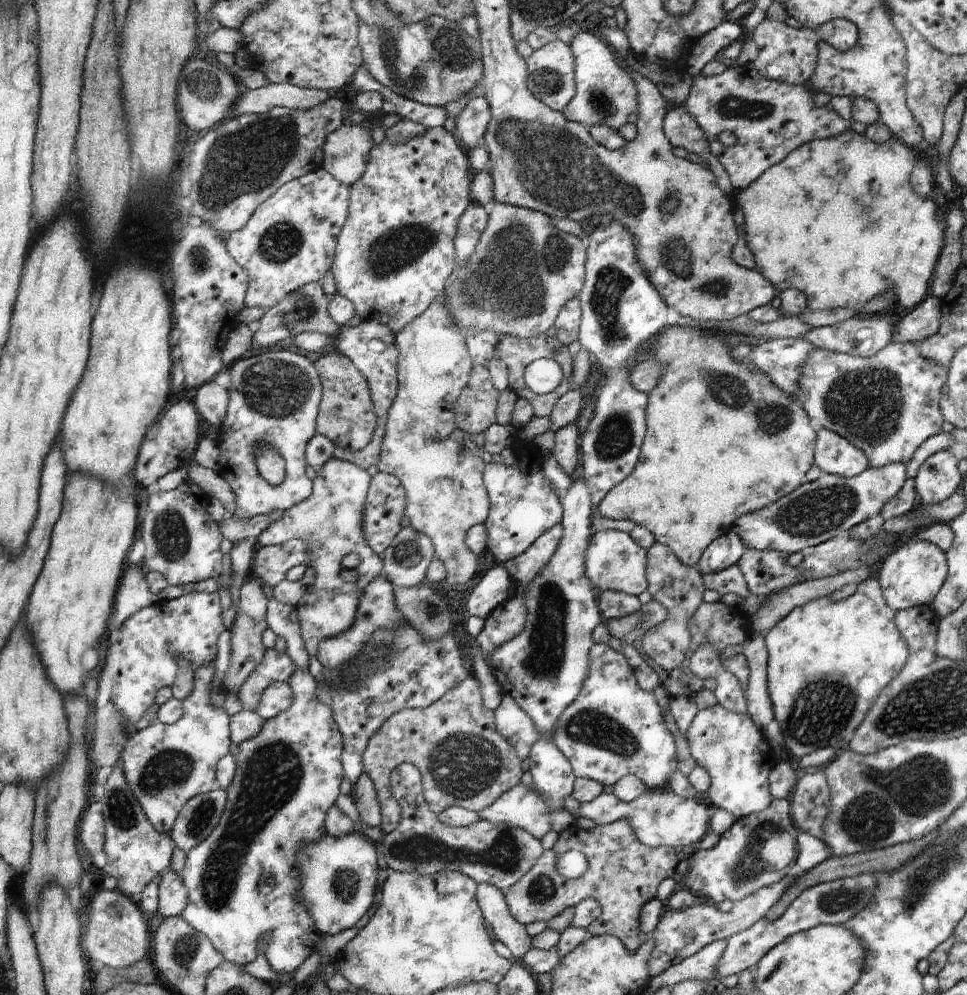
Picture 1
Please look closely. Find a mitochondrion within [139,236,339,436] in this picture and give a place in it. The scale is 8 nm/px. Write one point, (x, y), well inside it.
(275, 389)

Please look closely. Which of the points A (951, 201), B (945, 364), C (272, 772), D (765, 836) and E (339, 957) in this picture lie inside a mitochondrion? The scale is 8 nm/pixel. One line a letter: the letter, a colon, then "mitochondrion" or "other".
A: other
B: other
C: mitochondrion
D: mitochondrion
E: other

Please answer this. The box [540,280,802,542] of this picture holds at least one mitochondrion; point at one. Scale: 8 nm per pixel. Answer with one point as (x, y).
(772, 418)

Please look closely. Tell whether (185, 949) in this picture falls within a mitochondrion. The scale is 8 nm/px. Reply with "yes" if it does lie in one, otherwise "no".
yes

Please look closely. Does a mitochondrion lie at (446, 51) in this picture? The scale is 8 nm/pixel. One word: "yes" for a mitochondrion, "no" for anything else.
yes

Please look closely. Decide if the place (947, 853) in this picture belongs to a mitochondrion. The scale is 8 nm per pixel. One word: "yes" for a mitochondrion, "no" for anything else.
yes

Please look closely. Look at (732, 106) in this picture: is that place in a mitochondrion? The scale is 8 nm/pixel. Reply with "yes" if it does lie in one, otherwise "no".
yes

